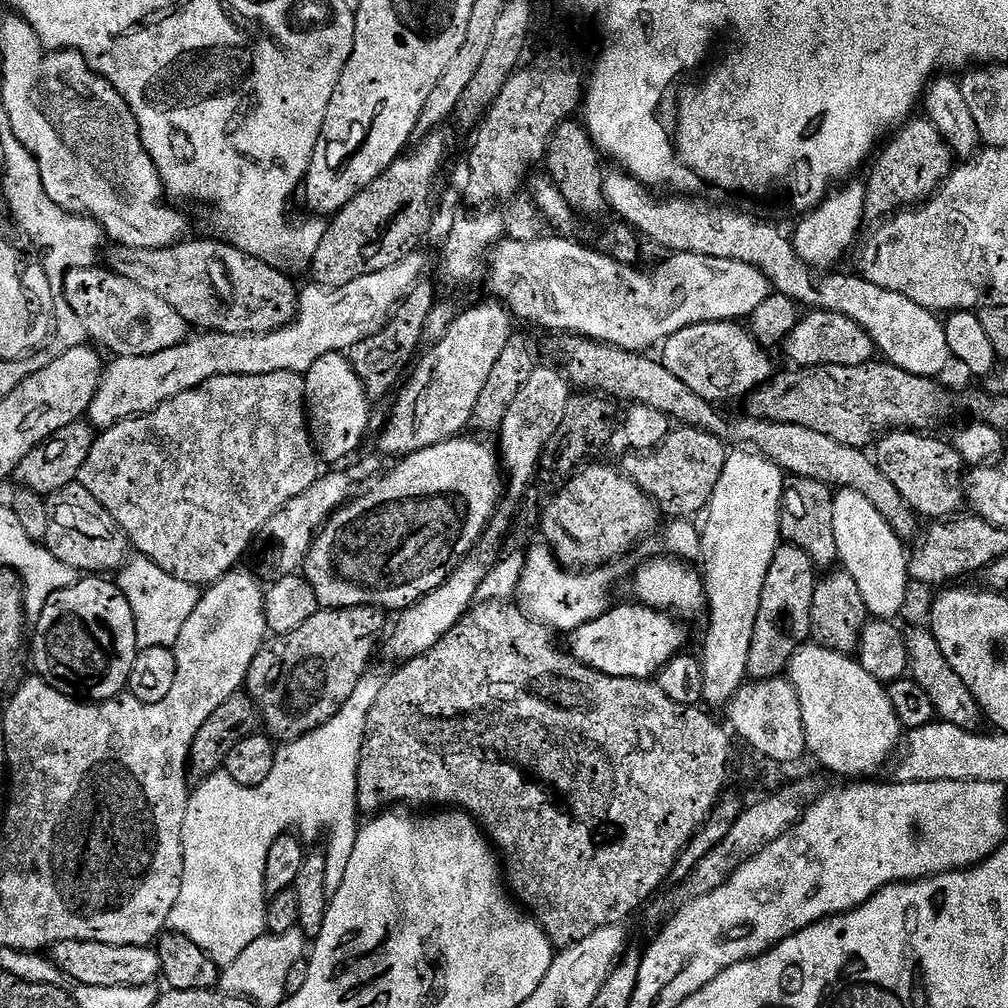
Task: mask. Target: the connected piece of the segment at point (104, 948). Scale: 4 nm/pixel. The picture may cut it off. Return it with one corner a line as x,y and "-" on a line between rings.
66,940
53,944
50,959
64,976
68,975
77,985
132,987
155,981
161,975
160,954
155,947
110,946
106,942

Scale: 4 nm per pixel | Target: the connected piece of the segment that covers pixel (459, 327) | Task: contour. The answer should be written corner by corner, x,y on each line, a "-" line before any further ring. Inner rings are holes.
491,303
476,304
461,311
433,343
436,345
415,361
406,383
399,389
400,397
392,408
392,417
380,436
379,451
385,457
403,458
438,442
457,439
463,433
460,431
471,425
472,411
478,398
482,398
490,369
514,334
512,313
503,303

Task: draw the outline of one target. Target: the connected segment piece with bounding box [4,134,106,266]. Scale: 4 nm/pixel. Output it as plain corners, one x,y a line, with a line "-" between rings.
8,134
4,140
4,176
12,187
12,193
8,196
8,204
12,207
12,214
17,222
36,236
36,240
48,252
76,252
75,263
80,266
88,266
93,263
96,251
105,247
106,233
100,227
98,221
93,220
87,214
73,214
62,206
58,206
50,198
43,186
40,170
36,161
30,158
24,144
16,135

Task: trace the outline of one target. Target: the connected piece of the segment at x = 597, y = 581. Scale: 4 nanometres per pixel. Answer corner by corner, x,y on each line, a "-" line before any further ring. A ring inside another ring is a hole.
533,543
524,556
518,591
518,604
533,620
548,625
549,629
571,634
586,622
606,614
613,607
612,583
616,576
608,566
588,570
569,570
556,558
547,543

